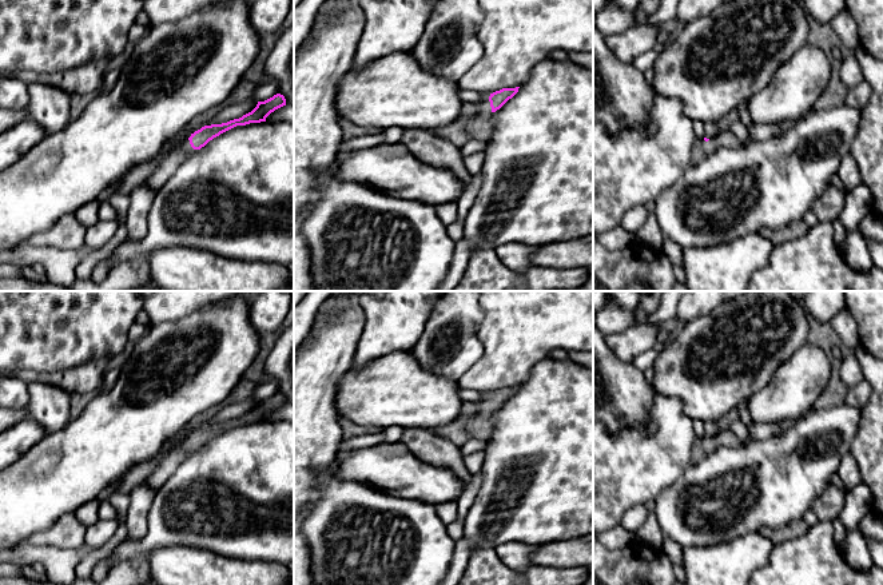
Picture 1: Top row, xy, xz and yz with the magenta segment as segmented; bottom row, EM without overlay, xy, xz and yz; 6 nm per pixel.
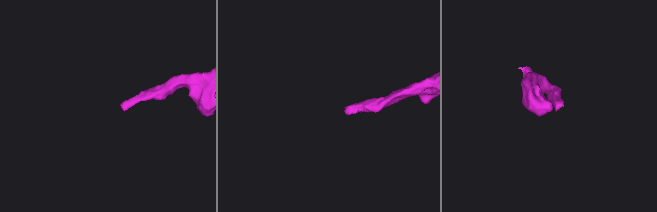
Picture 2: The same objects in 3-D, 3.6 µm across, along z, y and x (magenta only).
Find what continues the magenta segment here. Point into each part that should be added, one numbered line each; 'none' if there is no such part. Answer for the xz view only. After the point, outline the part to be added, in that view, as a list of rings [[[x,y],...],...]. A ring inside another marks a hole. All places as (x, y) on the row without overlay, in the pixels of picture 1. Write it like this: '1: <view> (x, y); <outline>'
1: xz (478, 426); [[[481,393],[478,411],[466,422],[465,431],[469,439],[488,439],[493,429],[493,411],[489,401],[489,393]]]

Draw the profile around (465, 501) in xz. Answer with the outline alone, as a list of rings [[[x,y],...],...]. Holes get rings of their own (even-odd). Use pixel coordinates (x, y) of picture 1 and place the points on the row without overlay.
[[[482,469],[480,471],[472,474],[472,479],[464,489],[460,498],[457,500],[457,504],[458,504],[458,518],[457,520],[465,521],[465,518],[469,513],[469,509],[474,504],[474,500],[481,488],[481,483],[482,483]]]

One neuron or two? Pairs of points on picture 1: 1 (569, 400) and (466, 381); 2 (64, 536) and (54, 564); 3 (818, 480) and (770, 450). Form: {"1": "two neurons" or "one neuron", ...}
{"1": "two neurons", "2": "two neurons", "3": "one neuron"}

